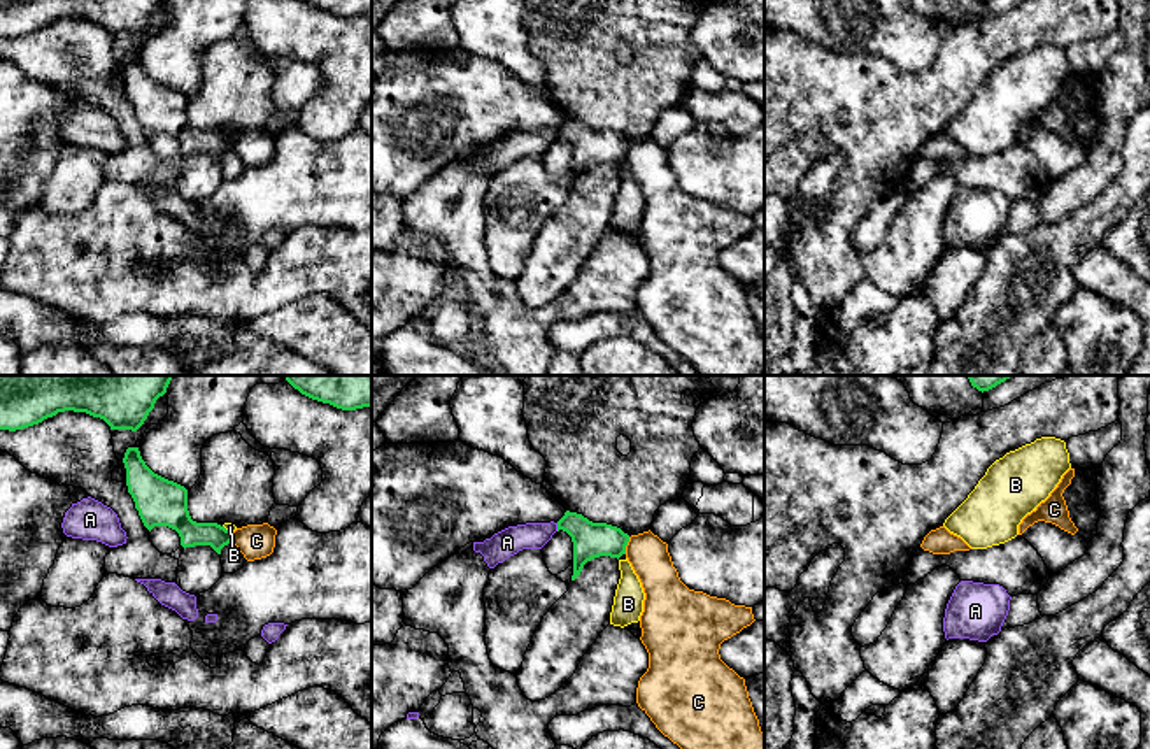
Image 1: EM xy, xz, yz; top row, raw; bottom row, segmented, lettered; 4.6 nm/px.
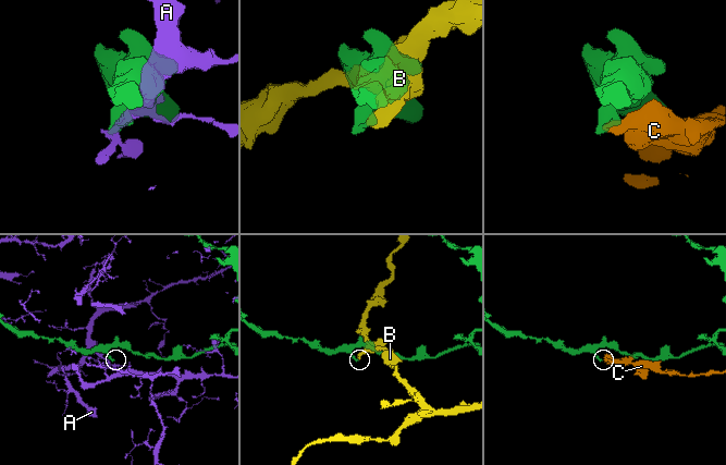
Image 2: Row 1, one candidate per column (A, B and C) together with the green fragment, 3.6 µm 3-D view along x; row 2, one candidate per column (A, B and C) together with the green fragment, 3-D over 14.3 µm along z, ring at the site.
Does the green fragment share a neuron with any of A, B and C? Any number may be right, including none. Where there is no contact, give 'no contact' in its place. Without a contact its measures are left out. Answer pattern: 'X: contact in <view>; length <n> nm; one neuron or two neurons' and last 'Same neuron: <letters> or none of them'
A: contact in xz; length 40 nm; two neurons
B: contact in xy; length 60 nm; two neurons
C: contact in xz; length 80 nm; two neurons
Same neuron: none of them

